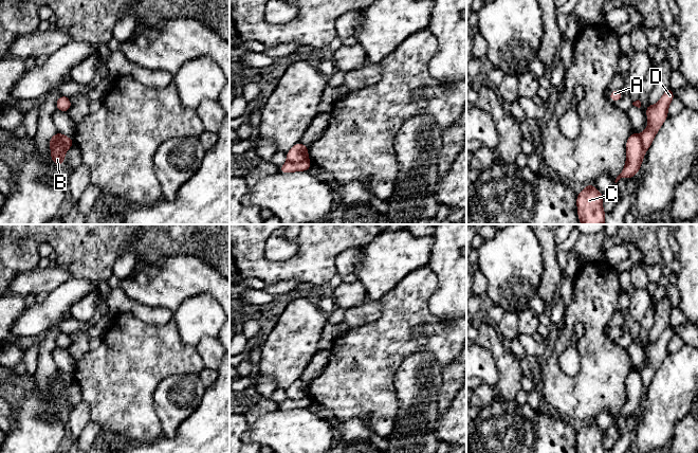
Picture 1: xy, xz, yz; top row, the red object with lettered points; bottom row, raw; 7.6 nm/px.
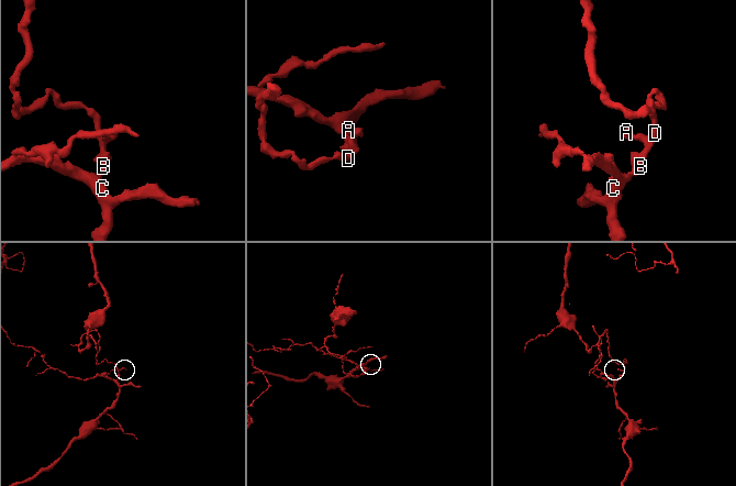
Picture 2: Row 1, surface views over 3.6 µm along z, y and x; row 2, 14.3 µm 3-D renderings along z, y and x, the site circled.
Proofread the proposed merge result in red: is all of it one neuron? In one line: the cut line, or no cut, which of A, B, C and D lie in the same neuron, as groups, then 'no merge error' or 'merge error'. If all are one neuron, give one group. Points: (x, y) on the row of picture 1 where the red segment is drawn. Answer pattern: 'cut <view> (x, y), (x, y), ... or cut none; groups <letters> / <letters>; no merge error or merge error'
cut xz (308, 158), (295, 162), (288, 161); groups A D / B C; merge error

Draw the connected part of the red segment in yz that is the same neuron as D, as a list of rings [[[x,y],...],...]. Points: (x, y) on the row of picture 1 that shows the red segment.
[[[668,87],[656,105],[651,106],[647,104],[646,117],[648,120],[648,125],[640,134],[643,150],[645,152],[649,149],[654,138],[667,119],[668,106],[674,98],[674,91],[671,87]]]

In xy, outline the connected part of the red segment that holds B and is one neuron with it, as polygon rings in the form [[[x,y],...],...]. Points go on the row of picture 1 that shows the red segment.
[[[55,143],[51,147],[51,159],[52,159],[53,163],[55,163],[58,166],[62,166],[63,162],[65,162],[66,151],[67,150],[65,149],[65,147],[61,144]]]

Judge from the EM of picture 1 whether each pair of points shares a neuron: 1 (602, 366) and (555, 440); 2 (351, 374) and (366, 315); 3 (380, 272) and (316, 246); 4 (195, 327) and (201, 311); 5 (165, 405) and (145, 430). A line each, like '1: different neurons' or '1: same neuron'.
1: different neurons
2: different neurons
3: different neurons
4: same neuron
5: different neurons

